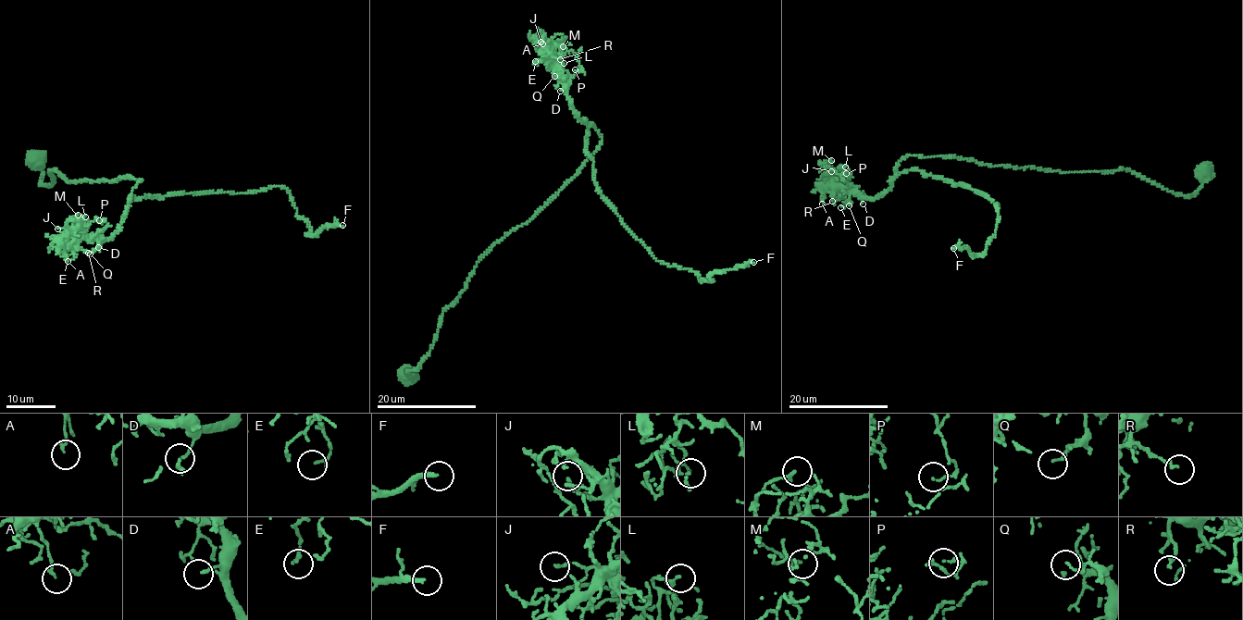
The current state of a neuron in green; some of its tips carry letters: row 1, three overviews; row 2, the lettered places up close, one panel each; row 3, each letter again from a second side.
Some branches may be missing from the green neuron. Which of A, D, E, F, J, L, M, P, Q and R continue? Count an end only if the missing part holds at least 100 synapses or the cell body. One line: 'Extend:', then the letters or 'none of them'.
Extend: F

